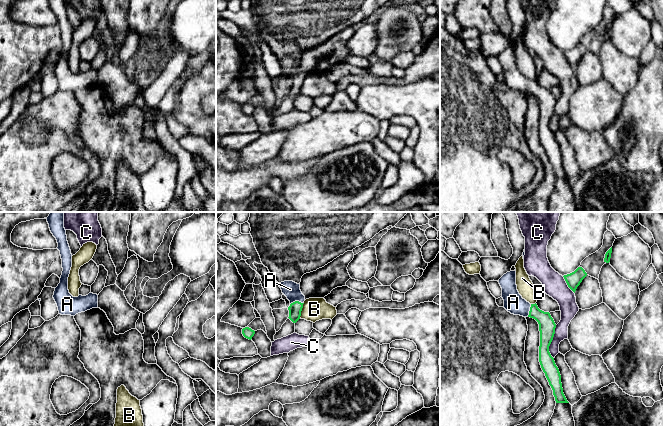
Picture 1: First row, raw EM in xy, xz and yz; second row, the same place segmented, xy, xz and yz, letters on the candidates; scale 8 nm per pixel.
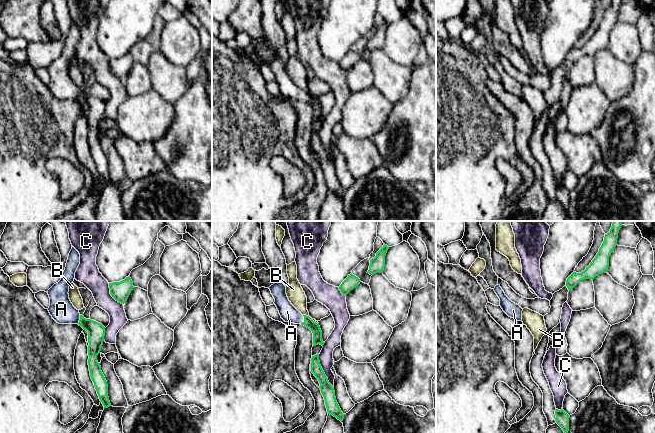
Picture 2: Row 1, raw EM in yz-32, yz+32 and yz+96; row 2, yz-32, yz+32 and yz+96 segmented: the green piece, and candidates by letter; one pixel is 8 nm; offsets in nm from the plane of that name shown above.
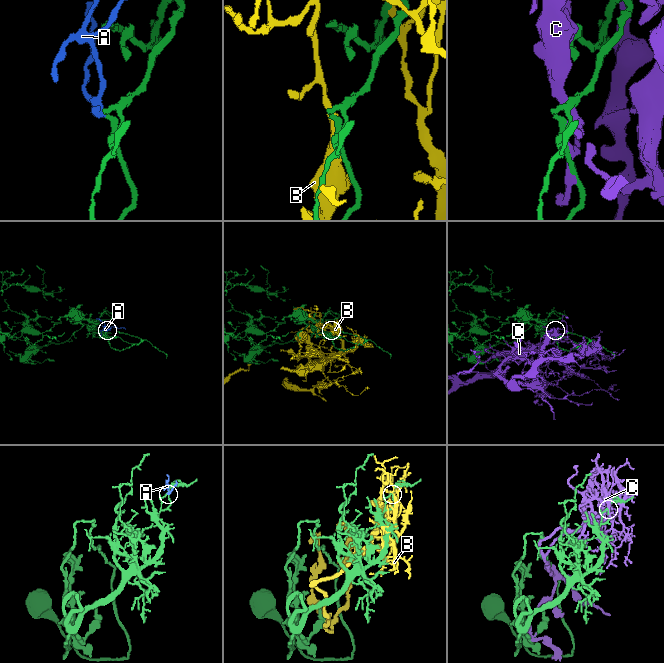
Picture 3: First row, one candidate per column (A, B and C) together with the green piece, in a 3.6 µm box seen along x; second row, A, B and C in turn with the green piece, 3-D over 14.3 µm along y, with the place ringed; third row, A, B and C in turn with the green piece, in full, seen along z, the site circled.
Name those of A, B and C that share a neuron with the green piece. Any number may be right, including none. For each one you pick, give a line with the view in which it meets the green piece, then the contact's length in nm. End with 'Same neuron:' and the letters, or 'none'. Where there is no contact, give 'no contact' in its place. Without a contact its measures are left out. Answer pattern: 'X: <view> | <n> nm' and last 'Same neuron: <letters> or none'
A: xz | 110 nm
Same neuron: A

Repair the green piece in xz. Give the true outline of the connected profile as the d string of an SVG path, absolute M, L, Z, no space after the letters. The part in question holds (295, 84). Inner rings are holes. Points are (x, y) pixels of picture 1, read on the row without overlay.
M284 57L278 60L282 66L282 69L290 77L290 82L288 83L288 94L293 99L296 99L300 95L301 87L305 77L305 72L302 70L300 66L300 60L297 60L293 57Z

